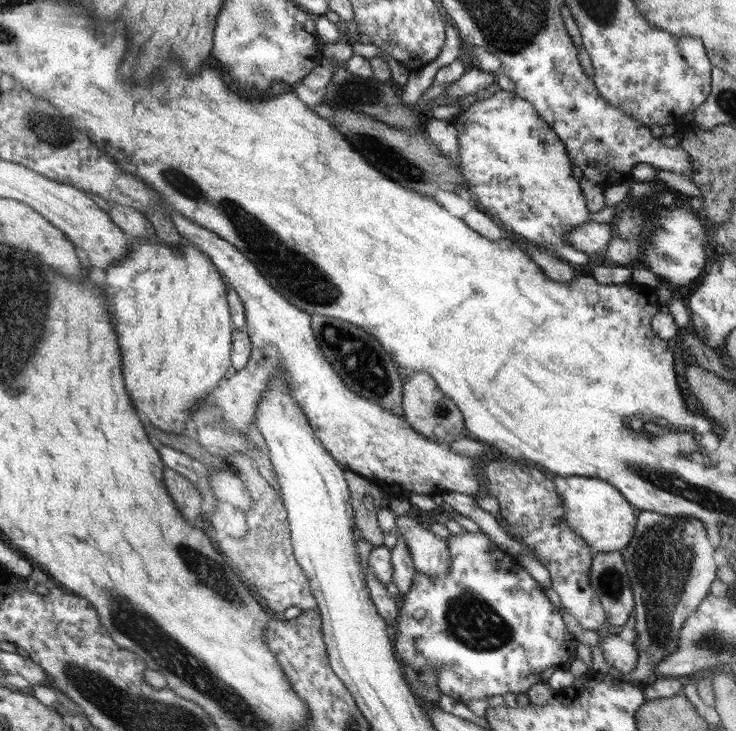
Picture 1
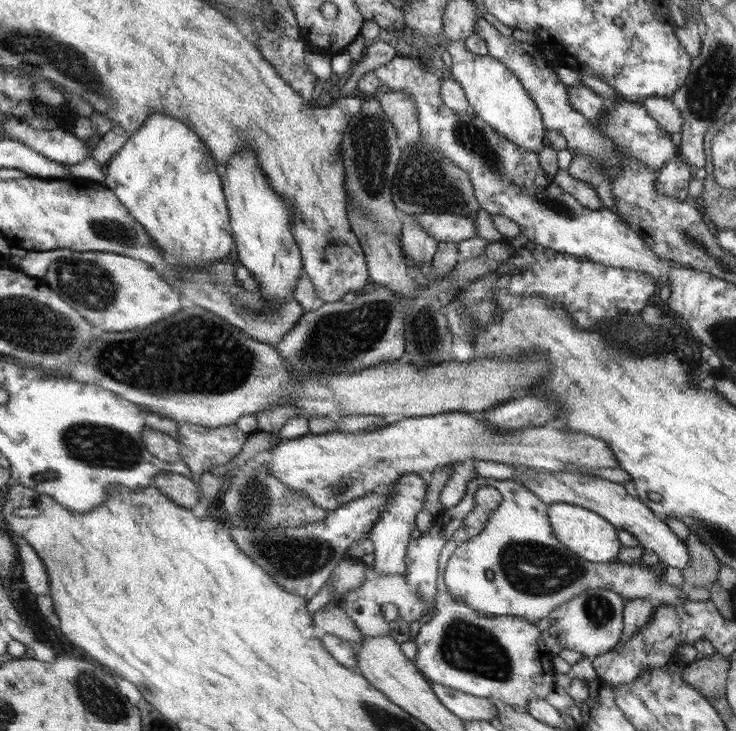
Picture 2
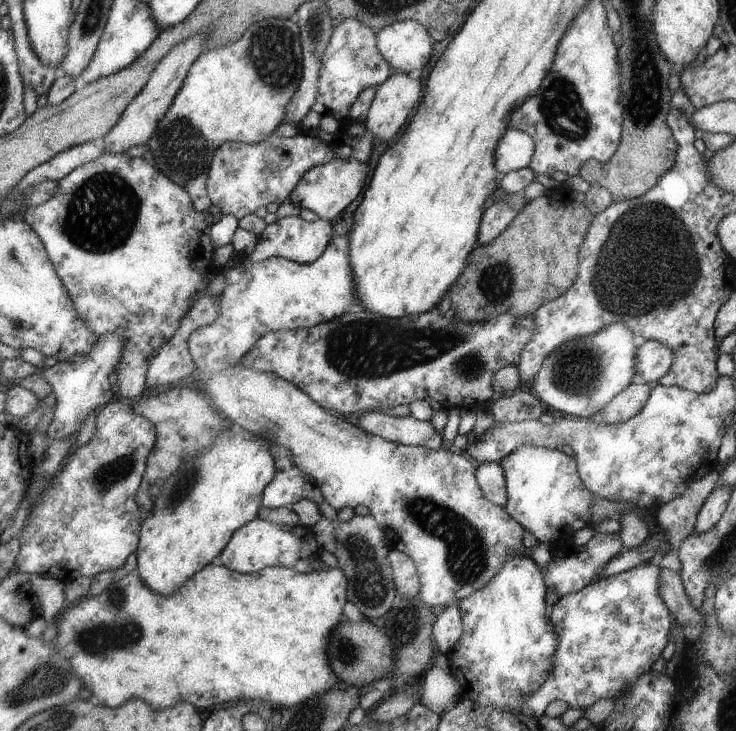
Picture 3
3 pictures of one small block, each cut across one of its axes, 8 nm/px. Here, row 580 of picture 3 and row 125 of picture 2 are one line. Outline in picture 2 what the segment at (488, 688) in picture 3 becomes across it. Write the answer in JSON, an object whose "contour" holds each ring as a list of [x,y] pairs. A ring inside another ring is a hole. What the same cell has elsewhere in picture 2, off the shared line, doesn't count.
{"contour":[[[446,40],[445,48],[453,60],[446,75],[462,85],[475,116],[480,117],[486,124],[490,124],[496,132],[506,136],[520,148],[539,154],[544,148],[546,128],[542,124],[543,117],[538,105],[523,87],[519,77],[507,65],[490,55],[478,56],[468,52],[465,40]]]}

